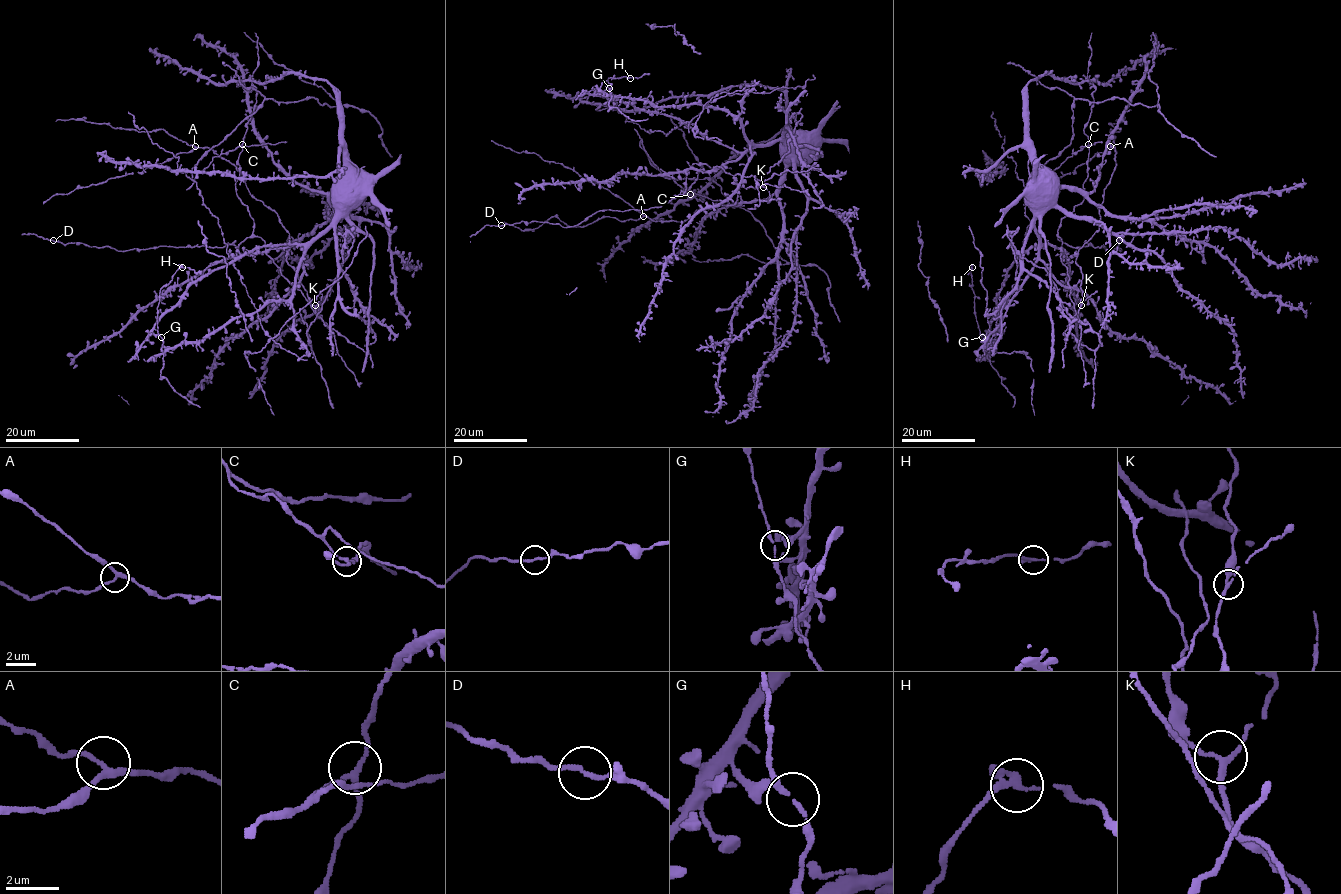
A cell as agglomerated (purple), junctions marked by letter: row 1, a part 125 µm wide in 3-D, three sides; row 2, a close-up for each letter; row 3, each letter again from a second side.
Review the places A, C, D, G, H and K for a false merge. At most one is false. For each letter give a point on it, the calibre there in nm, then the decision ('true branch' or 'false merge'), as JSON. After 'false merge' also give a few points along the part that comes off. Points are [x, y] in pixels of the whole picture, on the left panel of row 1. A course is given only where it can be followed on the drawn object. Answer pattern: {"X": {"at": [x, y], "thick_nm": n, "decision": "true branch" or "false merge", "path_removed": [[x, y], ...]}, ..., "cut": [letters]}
{"A": {"at": [195, 146], "thick_nm": 200, "decision": "true branch"}, "C": {"at": [242, 144], "thick_nm": 150, "decision": "false merge", "path_removed": [[241, 144], [214, 157], [193, 180], [199, 160], [265, 99], [338, 104], [243, 32]]}, "D": {"at": [53, 240], "thick_nm": 170, "decision": "true branch"}, "G": {"at": [161, 337], "thick_nm": 120, "decision": "true branch"}, "H": {"at": [182, 267], "thick_nm": 180, "decision": "true branch"}, "K": {"at": [315, 305], "thick_nm": 170, "decision": "true branch"}, "cut": ["C"]}

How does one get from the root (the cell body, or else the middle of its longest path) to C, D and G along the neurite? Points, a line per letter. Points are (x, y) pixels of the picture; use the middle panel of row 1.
C: (795, 140), (789, 137), (760, 144), (716, 168), (700, 164), (697, 178), (688, 189), (683, 189), (689, 194)
D: (795, 140), (760, 144), (716, 168), (694, 163), (686, 190), (659, 207), (602, 210), (568, 227), (501, 225)
G: (795, 140), (752, 144), (742, 123), (724, 111), (699, 104), (653, 106), (645, 100), (613, 97), (609, 88)

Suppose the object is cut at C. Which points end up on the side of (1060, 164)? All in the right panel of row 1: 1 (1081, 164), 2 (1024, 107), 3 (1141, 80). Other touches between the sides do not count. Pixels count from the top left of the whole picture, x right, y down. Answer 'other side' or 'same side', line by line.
1: other side
2: other side
3: other side

